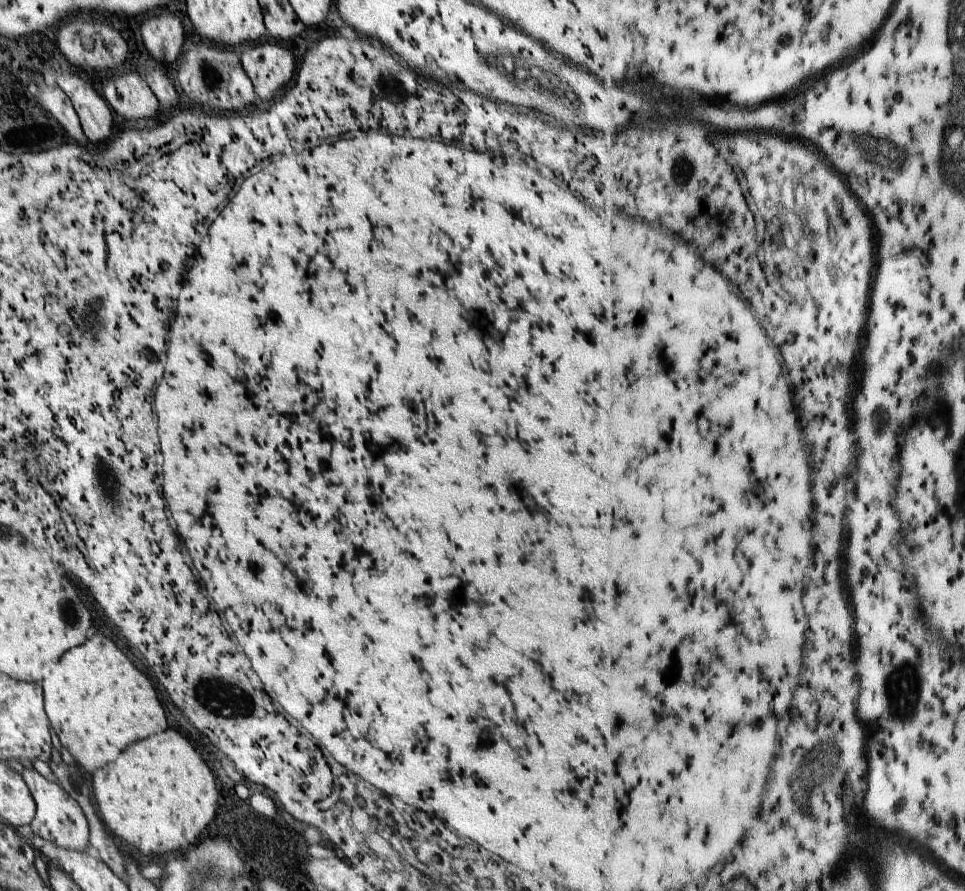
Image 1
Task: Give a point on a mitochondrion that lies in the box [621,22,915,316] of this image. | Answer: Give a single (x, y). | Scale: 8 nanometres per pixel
(877, 150)

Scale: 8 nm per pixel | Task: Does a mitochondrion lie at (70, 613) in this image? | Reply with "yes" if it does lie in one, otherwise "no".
yes

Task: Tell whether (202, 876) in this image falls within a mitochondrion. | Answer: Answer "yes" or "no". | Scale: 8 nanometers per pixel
yes

